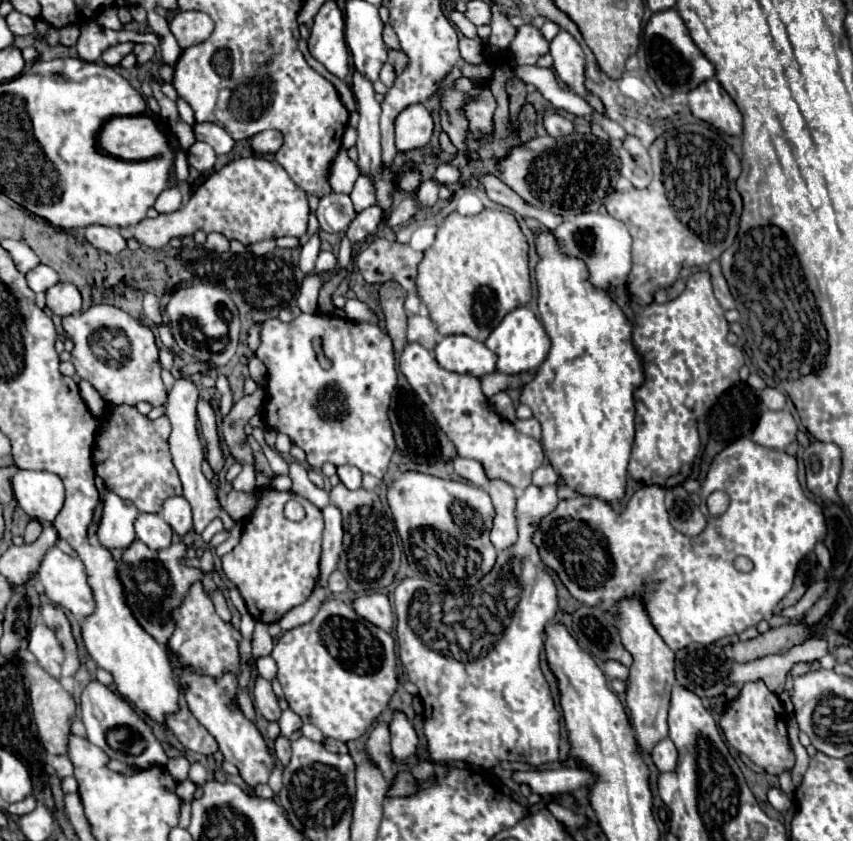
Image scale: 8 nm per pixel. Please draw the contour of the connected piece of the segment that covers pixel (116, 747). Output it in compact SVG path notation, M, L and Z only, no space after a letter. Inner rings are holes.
M98 680L90 682L80 698L80 710L82 710L82 722L86 726L88 740L96 746L100 746L110 758L120 760L128 766L136 766L140 770L152 768L152 766L166 766L168 756L162 748L162 744L154 738L150 726L132 710L132 706L114 694L110 688L102 686Z

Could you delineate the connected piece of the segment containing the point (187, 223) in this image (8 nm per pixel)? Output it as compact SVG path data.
M248 156L234 160L212 174L180 210L140 220L134 226L134 238L148 248L162 248L170 238L182 238L196 230L204 230L206 234L220 232L228 240L236 238L242 244L280 236L300 238L308 228L308 214L308 196L296 188L284 168L270 158Z

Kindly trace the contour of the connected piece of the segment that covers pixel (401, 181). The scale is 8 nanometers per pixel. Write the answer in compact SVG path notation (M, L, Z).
M406 168L402 176L396 176L396 184L400 188L404 188L406 192L414 192L418 188L418 184L420 184L420 174L412 172L410 168Z

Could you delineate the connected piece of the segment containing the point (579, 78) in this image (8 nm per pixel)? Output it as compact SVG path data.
M558 32L558 36L550 42L550 54L554 58L554 70L560 76L560 80L576 92L580 98L584 98L592 110L606 116L606 108L598 96L592 96L592 92L586 90L584 82L584 52L578 46L578 42L568 32Z

